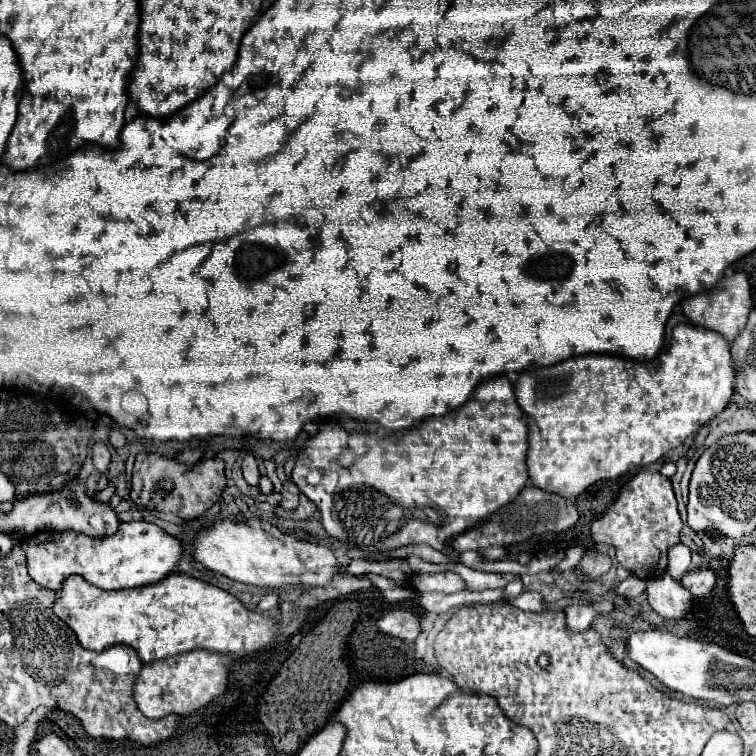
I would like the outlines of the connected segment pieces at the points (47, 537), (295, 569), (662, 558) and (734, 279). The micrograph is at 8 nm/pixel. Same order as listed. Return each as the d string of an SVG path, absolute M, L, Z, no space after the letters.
M143 520L125 522L113 536L105 538L91 538L75 530L37 532L27 536L21 546L27 554L31 578L51 590L61 590L69 576L81 576L89 584L103 590L147 586L169 576L181 558L179 540L165 534L159 526Z
M215 522L197 532L193 540L193 558L205 568L219 572L231 580L279 588L279 586L327 586L337 574L337 560L333 552L321 544L297 540L279 532L269 522Z
M641 470L623 484L619 498L613 502L607 514L591 524L591 536L595 542L615 546L617 560L631 574L647 580L665 572L667 550L679 544L681 526L683 522L677 512L677 500L671 488L671 480L659 472Z
M737 272L733 276L725 276L717 282L715 288L711 288L709 292L703 294L695 294L689 296L681 302L683 314L697 326L703 326L707 330L713 330L717 334L721 334L727 342L733 342L735 336L739 334L739 330L747 324L747 316L751 312L751 286L747 282L747 276L743 272Z

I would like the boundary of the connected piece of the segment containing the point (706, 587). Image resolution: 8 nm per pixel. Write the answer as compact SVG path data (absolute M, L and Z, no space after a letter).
M699 568L697 572L685 572L681 576L681 584L697 598L711 596L711 588L715 586L715 574L707 568Z

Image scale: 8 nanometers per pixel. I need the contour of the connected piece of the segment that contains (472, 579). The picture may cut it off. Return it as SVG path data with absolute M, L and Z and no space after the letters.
M453 564L453 570L461 574L463 582L465 582L465 590L489 590L489 588L503 588L505 582L517 578L517 576L505 576L505 574L491 574L491 572L481 572L481 570L473 570L467 568L463 564Z

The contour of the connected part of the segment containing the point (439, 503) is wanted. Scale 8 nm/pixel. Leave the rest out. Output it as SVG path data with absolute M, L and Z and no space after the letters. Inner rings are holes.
M495 376L479 382L471 398L461 408L445 416L425 418L413 428L403 430L399 438L349 432L335 422L323 424L319 432L305 442L305 448L293 468L293 480L297 488L319 506L323 526L331 538L363 552L389 552L409 544L429 544L443 550L443 544L449 538L473 528L491 512L517 498L529 480L525 456L527 416L515 402L513 384L505 376ZM311 472L335 474L335 492L315 492L317 484L307 484L307 476Z

